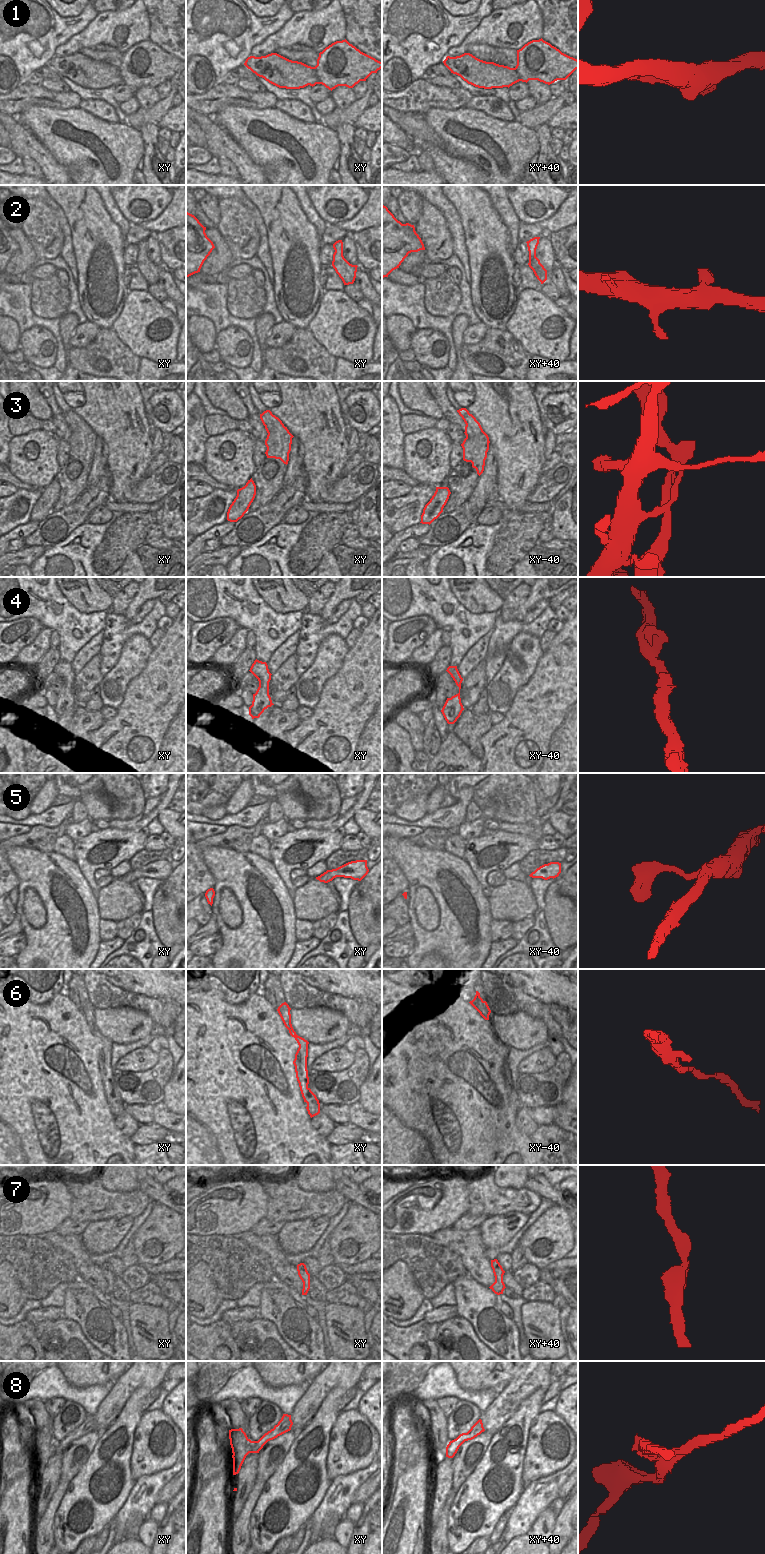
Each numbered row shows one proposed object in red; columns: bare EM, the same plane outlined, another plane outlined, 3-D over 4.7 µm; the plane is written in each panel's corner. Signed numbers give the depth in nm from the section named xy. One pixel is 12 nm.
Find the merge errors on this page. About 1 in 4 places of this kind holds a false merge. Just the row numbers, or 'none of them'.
3, 8

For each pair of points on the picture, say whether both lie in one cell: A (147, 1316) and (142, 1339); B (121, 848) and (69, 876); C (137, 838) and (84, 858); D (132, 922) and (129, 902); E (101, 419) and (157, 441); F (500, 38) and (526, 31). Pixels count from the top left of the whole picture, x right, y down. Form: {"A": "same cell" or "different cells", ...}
{"A": "same cell", "B": "different cells", "C": "same cell", "D": "different cells", "E": "different cells", "F": "same cell"}

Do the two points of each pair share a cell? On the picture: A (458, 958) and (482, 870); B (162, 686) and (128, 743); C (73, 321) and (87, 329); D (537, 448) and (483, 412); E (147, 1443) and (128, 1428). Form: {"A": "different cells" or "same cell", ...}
{"A": "different cells", "B": "same cell", "C": "different cells", "D": "same cell", "E": "different cells"}

